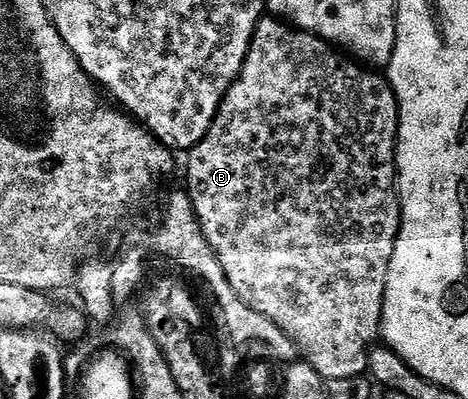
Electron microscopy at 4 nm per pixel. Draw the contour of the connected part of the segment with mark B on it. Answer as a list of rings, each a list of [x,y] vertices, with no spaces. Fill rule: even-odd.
[[[263,17],[260,18],[259,24],[255,26],[255,32],[249,45],[249,53],[245,57],[245,65],[241,69],[239,78],[233,81],[233,85],[225,93],[209,133],[205,133],[203,140],[191,148],[186,156],[186,159],[188,159],[185,190],[193,201],[193,209],[195,210],[195,216],[199,219],[203,236],[207,238],[213,253],[221,261],[221,269],[225,269],[225,277],[229,277],[229,285],[233,285],[233,293],[237,293],[237,297],[241,297],[241,301],[245,301],[245,305],[249,305],[249,309],[257,309],[257,313],[262,313],[263,316],[269,317],[269,321],[273,321],[273,325],[277,325],[277,329],[284,331],[299,346],[300,356],[325,381],[333,378],[353,379],[359,376],[366,376],[369,371],[371,352],[381,339],[383,306],[385,305],[385,289],[387,288],[387,278],[389,277],[389,265],[391,264],[393,249],[395,248],[395,242],[399,236],[401,226],[401,204],[397,198],[397,168],[395,166],[398,138],[399,102],[395,96],[395,90],[391,88],[390,82],[378,70],[368,69],[366,66],[360,65],[354,58],[348,57],[344,52],[332,47],[330,43],[325,42],[325,40],[313,33],[300,31],[299,28],[292,27],[290,23],[278,17]]]

